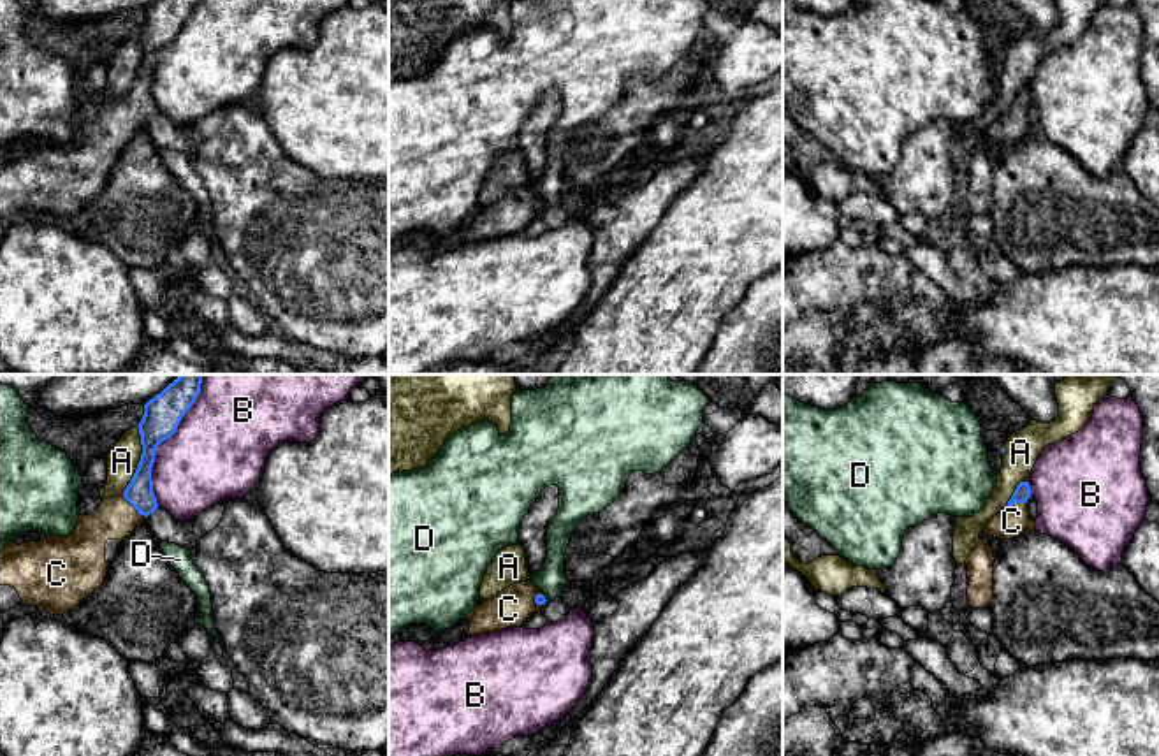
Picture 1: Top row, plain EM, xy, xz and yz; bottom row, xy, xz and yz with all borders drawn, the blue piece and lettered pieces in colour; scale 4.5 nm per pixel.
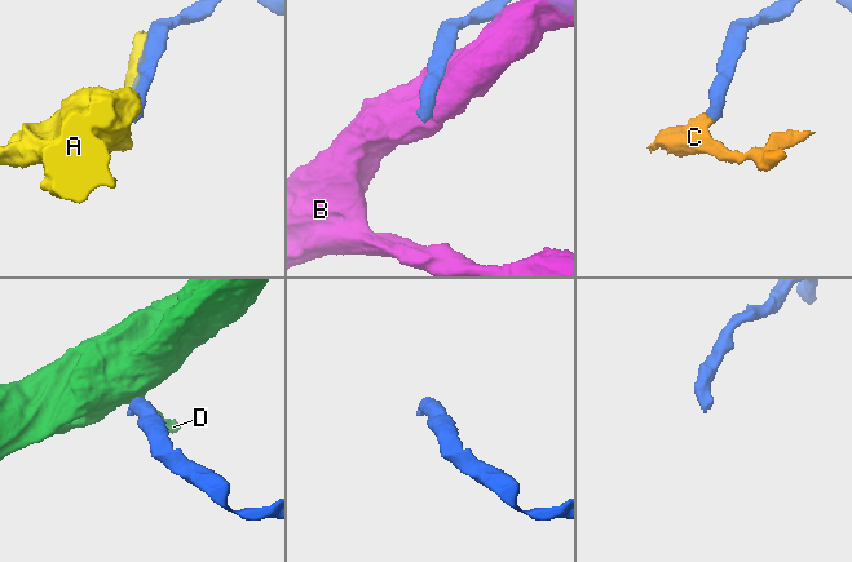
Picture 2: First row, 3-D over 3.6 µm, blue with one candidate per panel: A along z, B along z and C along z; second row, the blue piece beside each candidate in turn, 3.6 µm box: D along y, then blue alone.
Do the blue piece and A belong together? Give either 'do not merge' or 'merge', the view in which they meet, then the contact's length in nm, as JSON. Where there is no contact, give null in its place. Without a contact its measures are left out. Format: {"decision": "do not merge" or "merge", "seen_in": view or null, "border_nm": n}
{"decision": "do not merge", "seen_in": "xy", "border_nm": 320}

